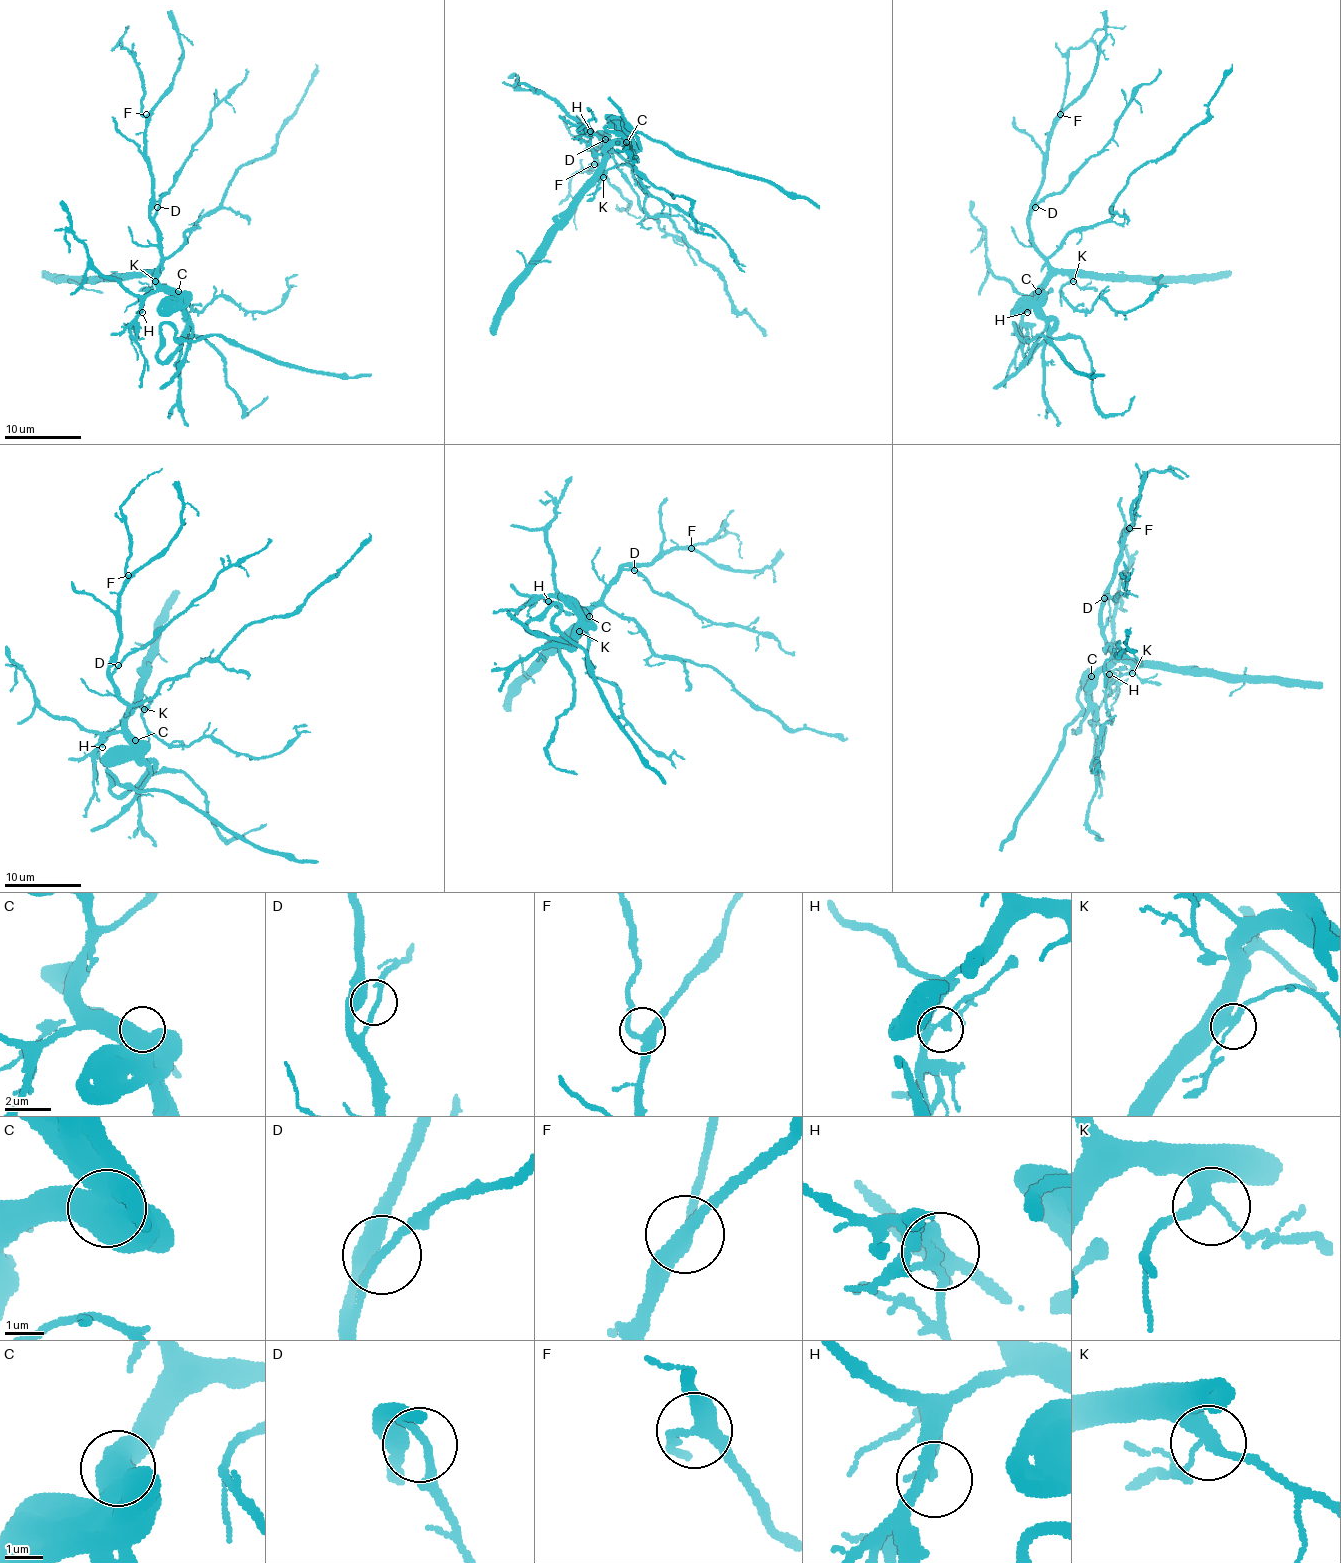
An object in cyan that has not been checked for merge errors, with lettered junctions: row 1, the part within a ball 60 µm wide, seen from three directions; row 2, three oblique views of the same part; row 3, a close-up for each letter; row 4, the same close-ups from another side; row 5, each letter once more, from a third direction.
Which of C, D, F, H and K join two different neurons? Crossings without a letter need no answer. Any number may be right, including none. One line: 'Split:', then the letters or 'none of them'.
Split: none of them

